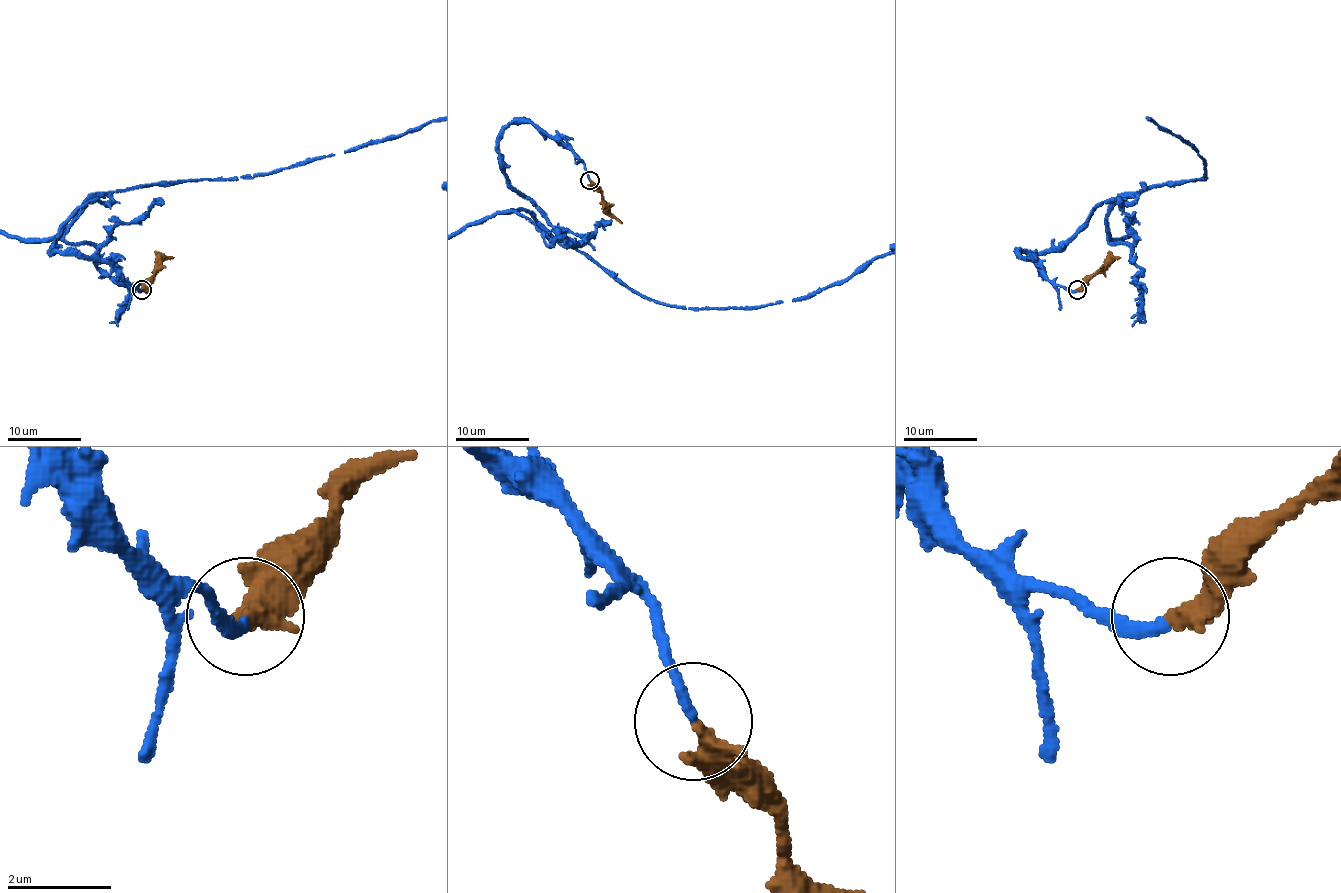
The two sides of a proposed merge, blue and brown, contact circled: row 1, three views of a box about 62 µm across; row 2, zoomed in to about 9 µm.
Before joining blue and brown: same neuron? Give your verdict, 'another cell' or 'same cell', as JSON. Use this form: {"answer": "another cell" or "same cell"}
{"answer": "same cell"}

